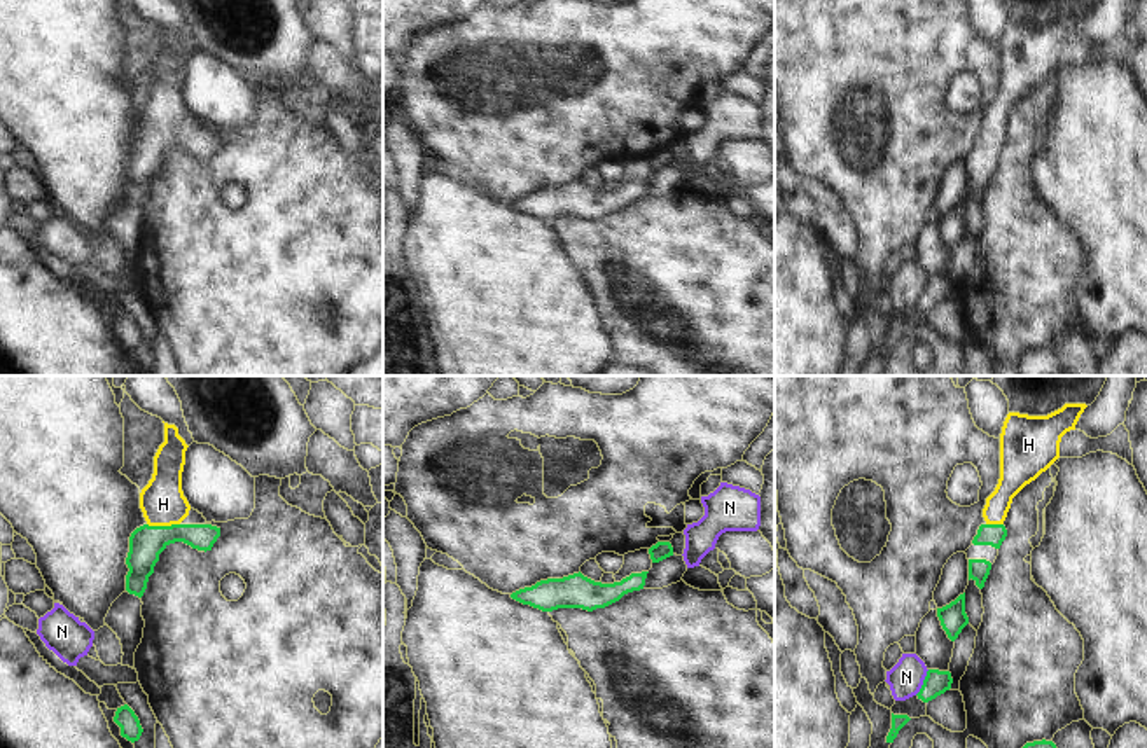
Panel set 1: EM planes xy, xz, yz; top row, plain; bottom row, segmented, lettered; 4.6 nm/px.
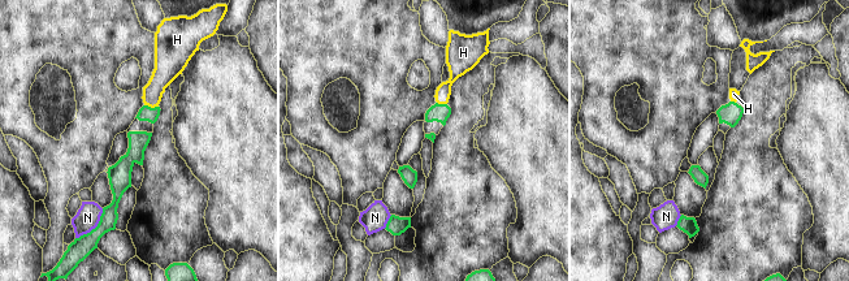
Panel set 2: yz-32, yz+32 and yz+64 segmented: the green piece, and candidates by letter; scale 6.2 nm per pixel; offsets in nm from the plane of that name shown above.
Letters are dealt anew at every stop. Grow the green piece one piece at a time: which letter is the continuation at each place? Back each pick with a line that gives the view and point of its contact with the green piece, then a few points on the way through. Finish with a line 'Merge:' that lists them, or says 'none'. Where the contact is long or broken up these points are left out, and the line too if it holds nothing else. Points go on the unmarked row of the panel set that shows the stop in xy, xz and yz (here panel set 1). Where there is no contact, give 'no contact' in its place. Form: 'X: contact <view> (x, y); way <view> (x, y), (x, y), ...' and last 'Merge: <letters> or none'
H: contact xy (163, 135); way xy (145, 152), (163, 135), (163, 112)
Merge: H

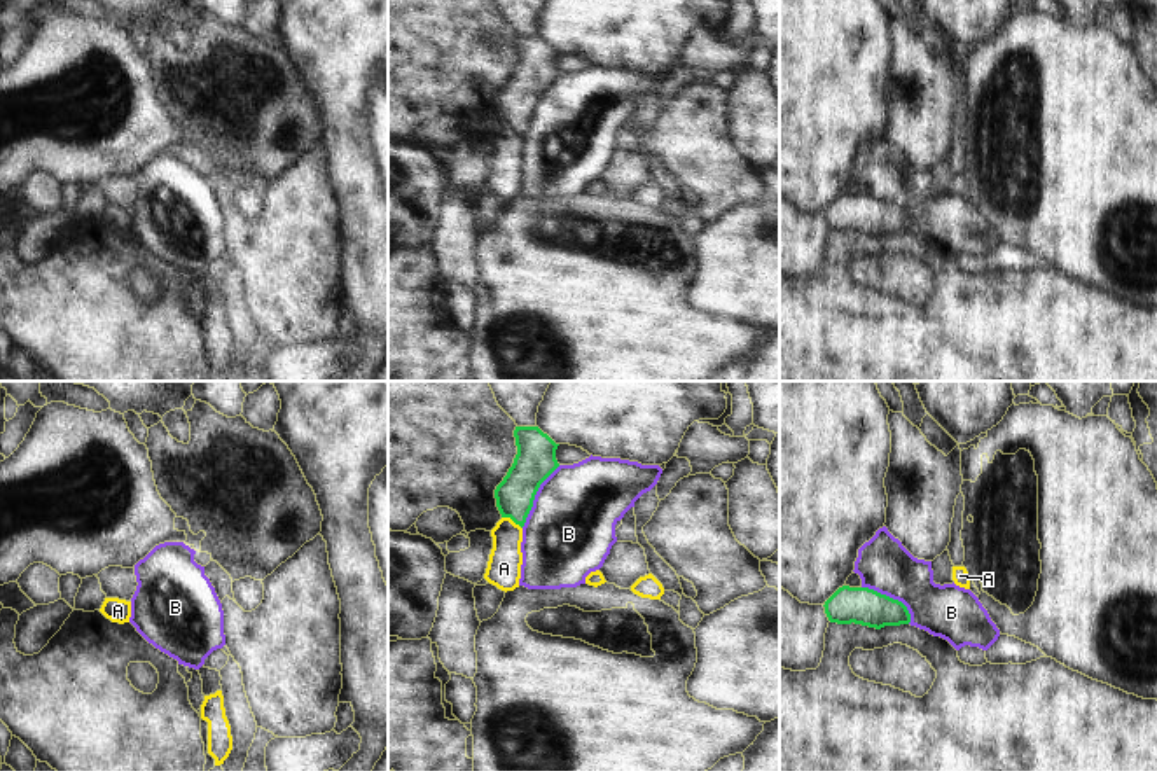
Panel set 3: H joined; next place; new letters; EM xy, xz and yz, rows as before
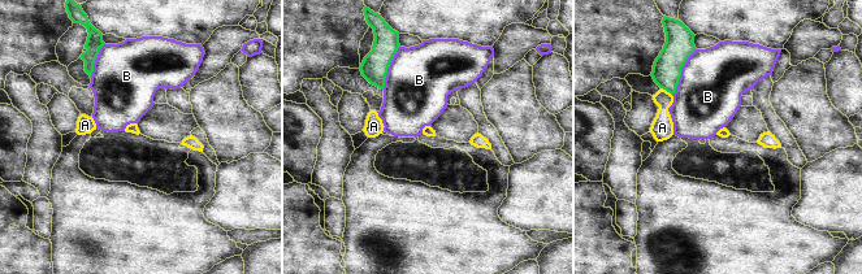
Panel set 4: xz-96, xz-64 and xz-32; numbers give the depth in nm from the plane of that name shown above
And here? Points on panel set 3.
Merge: none

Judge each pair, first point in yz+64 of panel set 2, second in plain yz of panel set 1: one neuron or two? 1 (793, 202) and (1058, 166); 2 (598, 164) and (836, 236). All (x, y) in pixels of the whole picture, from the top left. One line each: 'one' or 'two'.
1: two
2: two

